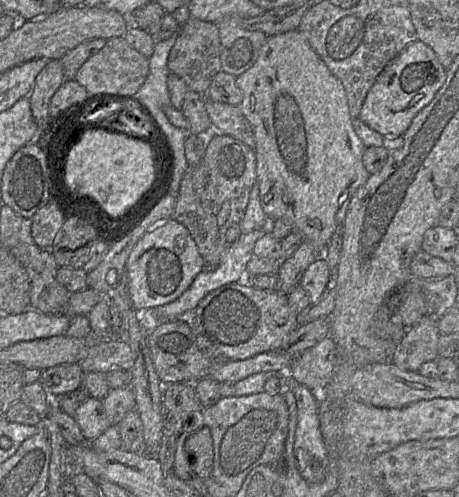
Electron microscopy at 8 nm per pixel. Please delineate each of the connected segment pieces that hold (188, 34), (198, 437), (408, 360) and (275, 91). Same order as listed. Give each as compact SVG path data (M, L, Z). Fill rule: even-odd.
M190 16L170 50L167 66L170 73L179 76L186 83L189 91L206 95L213 78L221 72L220 36L217 25Z
M203 427L190 436L184 449L192 470L200 478L207 478L213 469L213 438L208 427Z
M422 317L408 328L404 338L397 344L391 362L402 370L418 371L423 363L438 359L439 336L438 320Z
M298 30L285 32L273 36L268 36L266 42L261 47L259 55L252 67L246 72L236 77L236 84L243 92L243 100L240 108L251 125L255 137L255 157L256 157L256 181L259 186L261 206L270 220L283 220L289 223L293 231L300 234L304 241L310 242L322 253L325 250L334 232L343 225L347 208L359 187L365 184L370 177L366 170L362 157L366 146L356 134L352 117L350 115L346 92L342 82L334 76L326 64L316 54L306 37Z

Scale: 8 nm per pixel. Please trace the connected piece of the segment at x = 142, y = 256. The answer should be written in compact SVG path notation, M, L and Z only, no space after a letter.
M169 218L148 229L132 249L126 262L130 303L138 312L177 299L204 270L204 261L189 231Z

